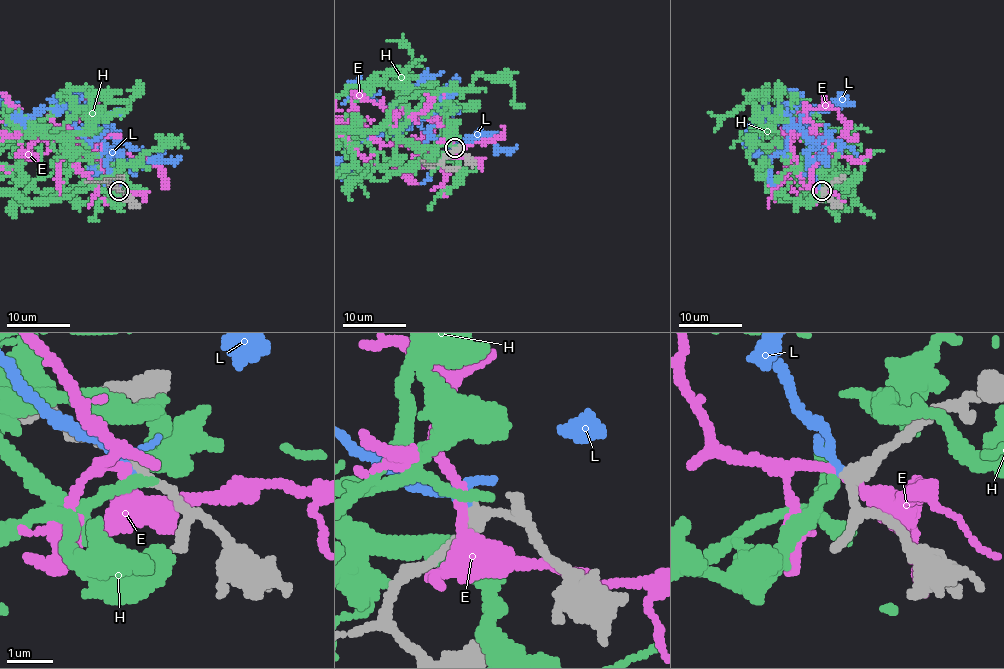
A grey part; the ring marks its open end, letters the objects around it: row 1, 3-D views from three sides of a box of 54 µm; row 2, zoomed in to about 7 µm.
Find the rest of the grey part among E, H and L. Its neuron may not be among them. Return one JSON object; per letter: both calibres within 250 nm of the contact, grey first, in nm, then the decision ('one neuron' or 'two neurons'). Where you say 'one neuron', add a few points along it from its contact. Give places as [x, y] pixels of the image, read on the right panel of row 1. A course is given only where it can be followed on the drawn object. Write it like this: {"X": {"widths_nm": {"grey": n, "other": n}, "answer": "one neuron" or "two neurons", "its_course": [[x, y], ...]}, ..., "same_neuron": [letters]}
{"E": {"widths_nm": {"grey": 240, "other": 260}, "answer": "two neurons"}, "H": {"widths_nm": {"grey": 240, "other": 240}, "answer": "two neurons"}, "L": {"widths_nm": {"grey": 240, "other": 150}, "answer": "one neuron", "its_course": [[821, 189], [813, 162], [807, 160], [818, 144], [794, 127], [809, 132], [809, 114], [815, 108], [855, 103]]}, "same_neuron": ["L"]}

